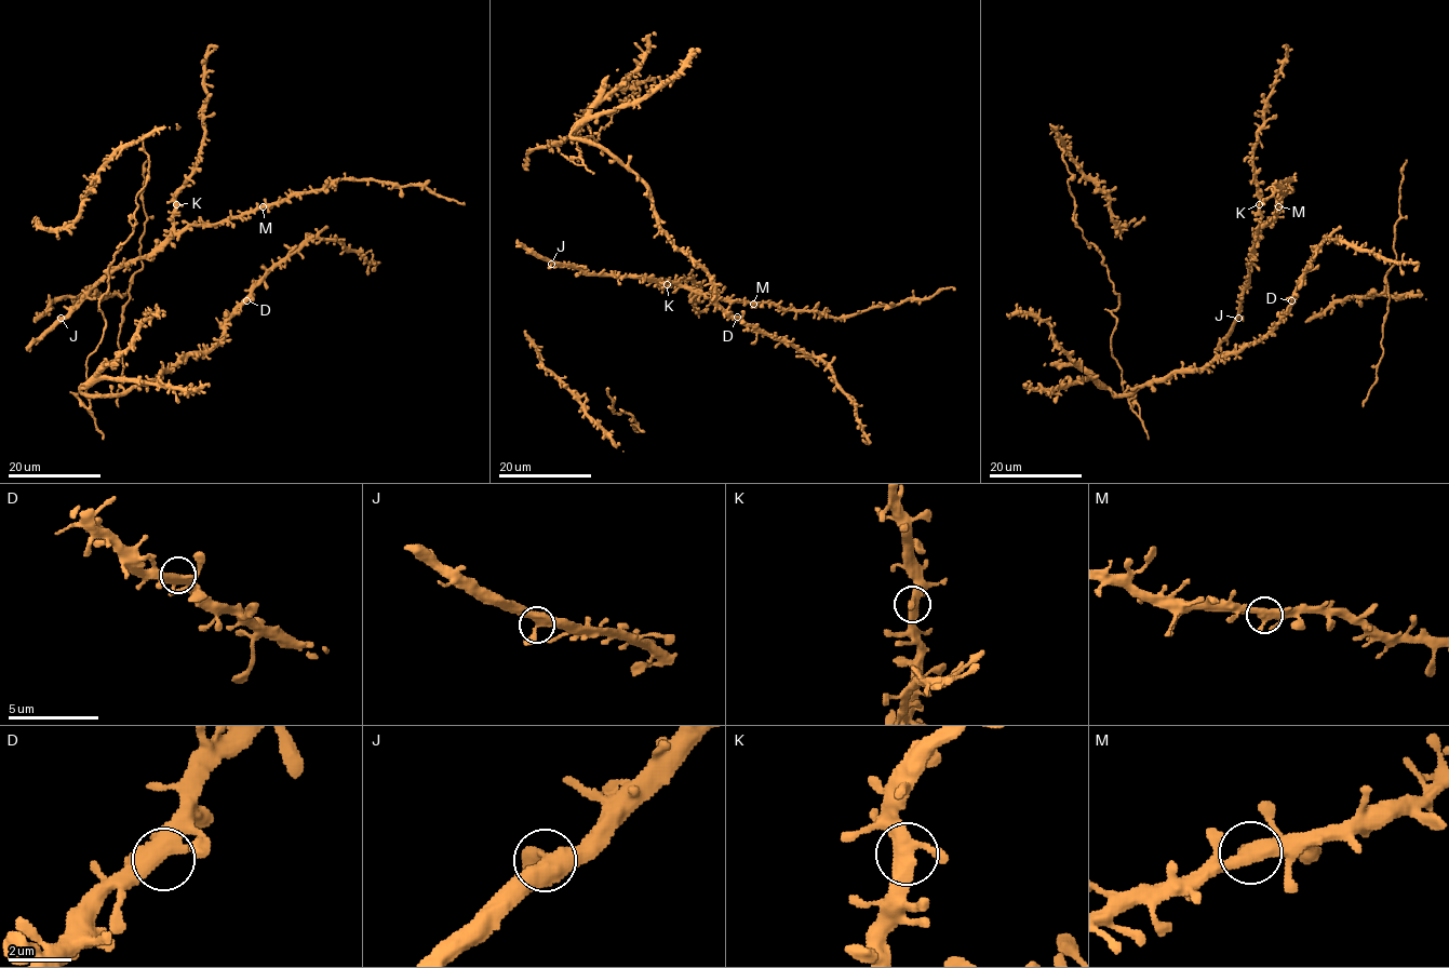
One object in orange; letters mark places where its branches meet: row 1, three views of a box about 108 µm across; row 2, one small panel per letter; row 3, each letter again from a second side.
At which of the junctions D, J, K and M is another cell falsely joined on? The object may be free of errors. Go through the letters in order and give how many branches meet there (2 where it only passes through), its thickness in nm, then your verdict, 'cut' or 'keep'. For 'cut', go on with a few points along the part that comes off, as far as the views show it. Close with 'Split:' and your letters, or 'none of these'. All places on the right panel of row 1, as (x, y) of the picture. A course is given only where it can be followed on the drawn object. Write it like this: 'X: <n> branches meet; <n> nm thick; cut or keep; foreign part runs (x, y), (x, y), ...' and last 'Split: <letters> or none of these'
D: 3 branches meet; 400 nm thick; keep
J: 3 branches meet; 420 nm thick; keep
K: 3 branches meet; 380 nm thick; keep
M: 3 branches meet; 380 nm thick; keep
Split: none of these

